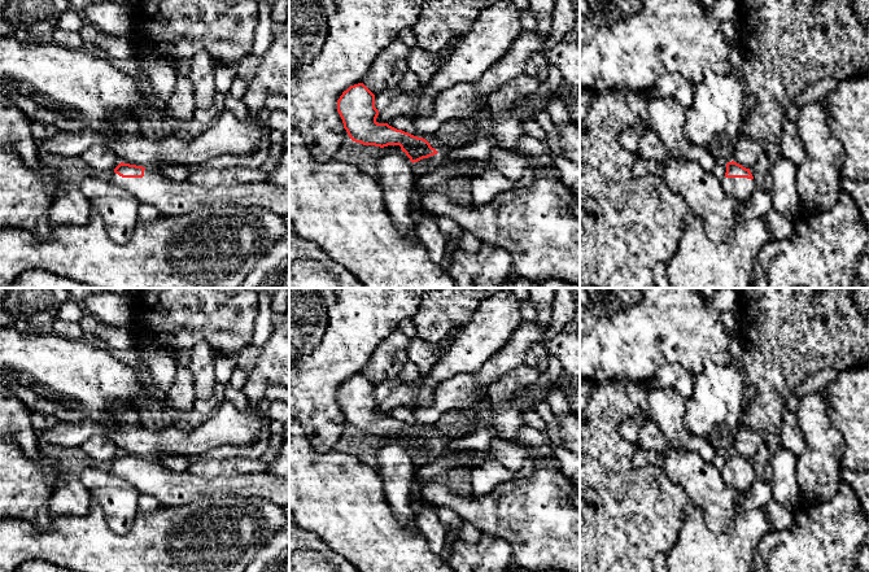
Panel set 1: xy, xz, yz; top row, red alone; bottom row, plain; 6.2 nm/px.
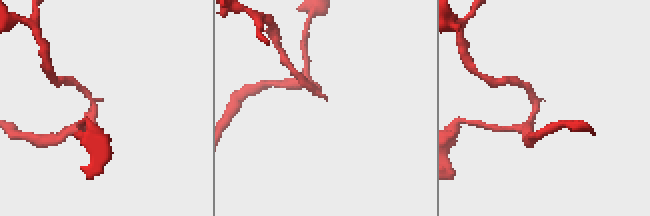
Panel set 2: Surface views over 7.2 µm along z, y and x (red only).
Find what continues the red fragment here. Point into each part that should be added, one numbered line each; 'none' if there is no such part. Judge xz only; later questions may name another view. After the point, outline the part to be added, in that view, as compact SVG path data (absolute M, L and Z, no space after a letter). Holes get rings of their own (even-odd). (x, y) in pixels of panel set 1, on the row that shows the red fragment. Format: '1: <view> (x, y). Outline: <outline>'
none

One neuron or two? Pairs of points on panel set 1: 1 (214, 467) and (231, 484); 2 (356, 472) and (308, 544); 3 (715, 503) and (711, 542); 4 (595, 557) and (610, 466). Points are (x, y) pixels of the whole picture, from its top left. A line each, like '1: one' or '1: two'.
1: two
2: two
3: two
4: one

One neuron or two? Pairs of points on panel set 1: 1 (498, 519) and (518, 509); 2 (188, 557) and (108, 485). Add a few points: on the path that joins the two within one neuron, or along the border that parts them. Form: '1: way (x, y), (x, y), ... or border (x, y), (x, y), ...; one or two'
1: way (503, 514), (512, 511); one
2: border (139, 512), (127, 531), (117, 533), (112, 529); two

